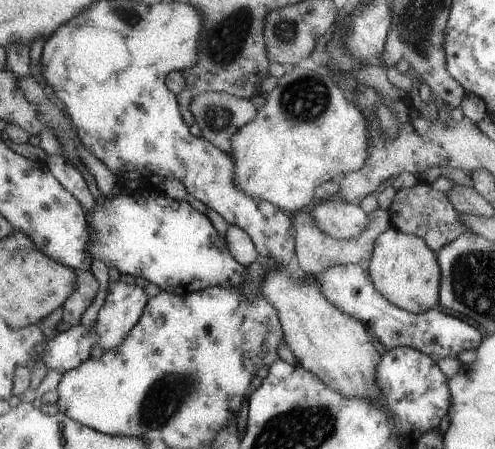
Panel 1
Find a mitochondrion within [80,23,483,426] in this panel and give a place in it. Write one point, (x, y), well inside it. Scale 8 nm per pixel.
(306, 98)

